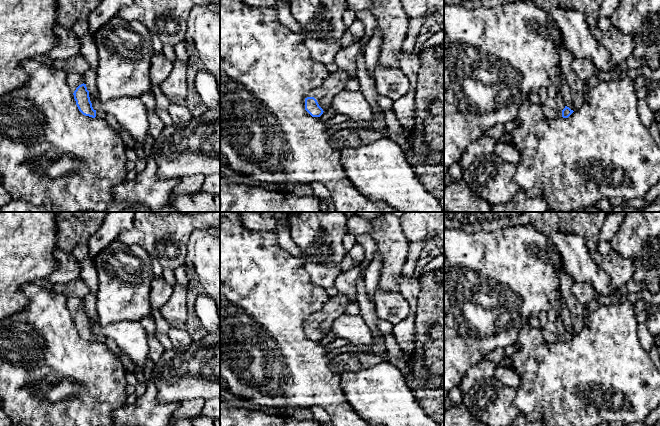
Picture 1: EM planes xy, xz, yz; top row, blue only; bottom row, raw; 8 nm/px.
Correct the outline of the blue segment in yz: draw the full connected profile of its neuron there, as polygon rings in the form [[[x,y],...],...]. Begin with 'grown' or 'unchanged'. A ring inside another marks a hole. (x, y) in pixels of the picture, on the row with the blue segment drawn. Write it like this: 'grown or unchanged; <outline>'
grown; [[[541,105],[542,113],[546,119],[553,119],[558,117],[568,118],[574,111],[565,106],[562,111],[553,110],[548,106]]]

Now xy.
grown; [[[86,84],[79,85],[73,93],[76,105],[79,111],[92,118],[105,118],[106,113],[103,111],[96,111],[92,107],[92,103],[89,97],[89,91],[87,90]]]

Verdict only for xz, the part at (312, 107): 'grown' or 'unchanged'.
grown

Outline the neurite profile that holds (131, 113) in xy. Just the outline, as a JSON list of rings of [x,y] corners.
[[[90,92],[89,97],[94,110],[113,115],[137,142],[144,144],[148,137],[149,124],[147,108],[139,98],[120,97],[101,102]]]

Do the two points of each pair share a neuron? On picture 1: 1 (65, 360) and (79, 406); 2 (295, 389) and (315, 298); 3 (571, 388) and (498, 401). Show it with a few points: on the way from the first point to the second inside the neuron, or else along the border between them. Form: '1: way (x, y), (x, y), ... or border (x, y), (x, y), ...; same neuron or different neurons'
1: way (76, 371), (87, 382), (87, 395); same neuron
2: way (295, 366), (295, 321); same neuron
3: border (515, 389), (513, 404), (520, 413); different neurons

